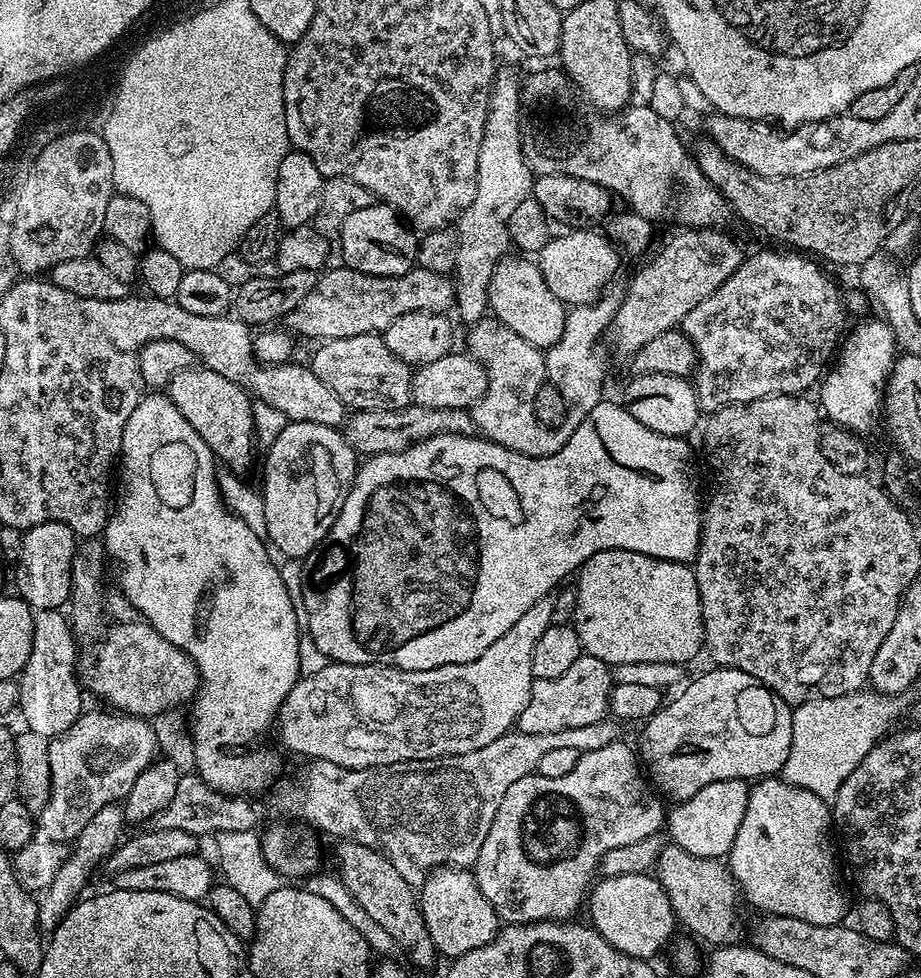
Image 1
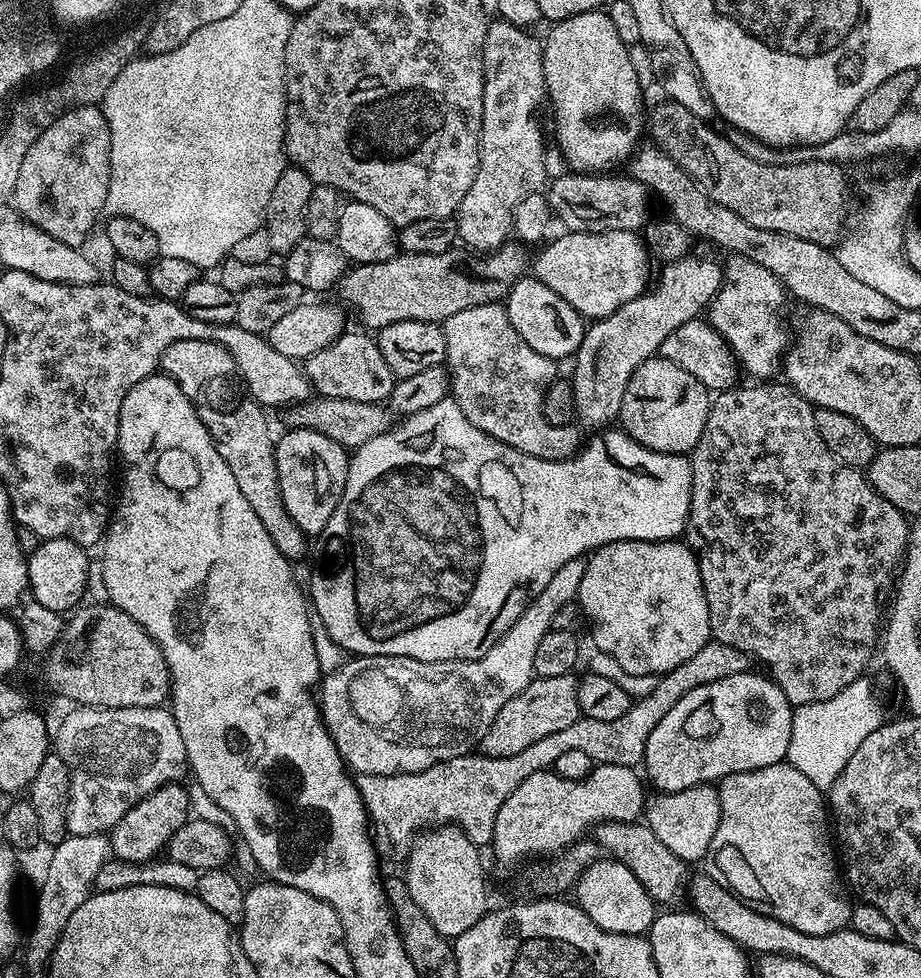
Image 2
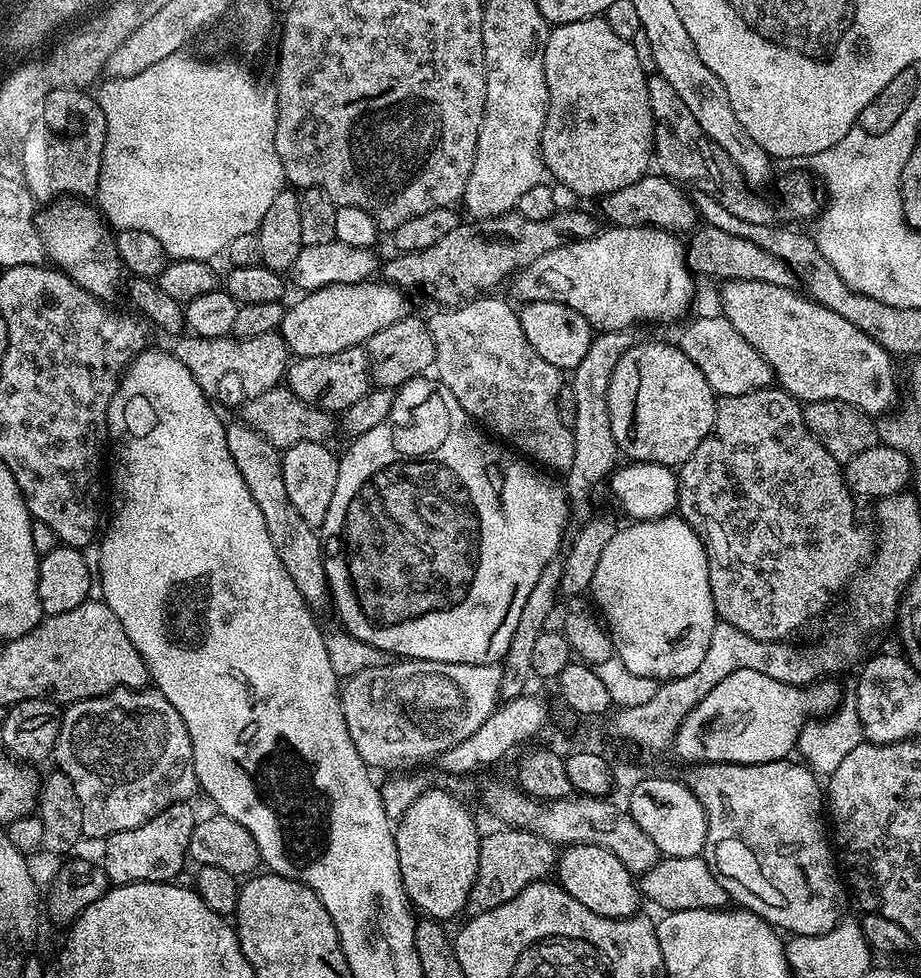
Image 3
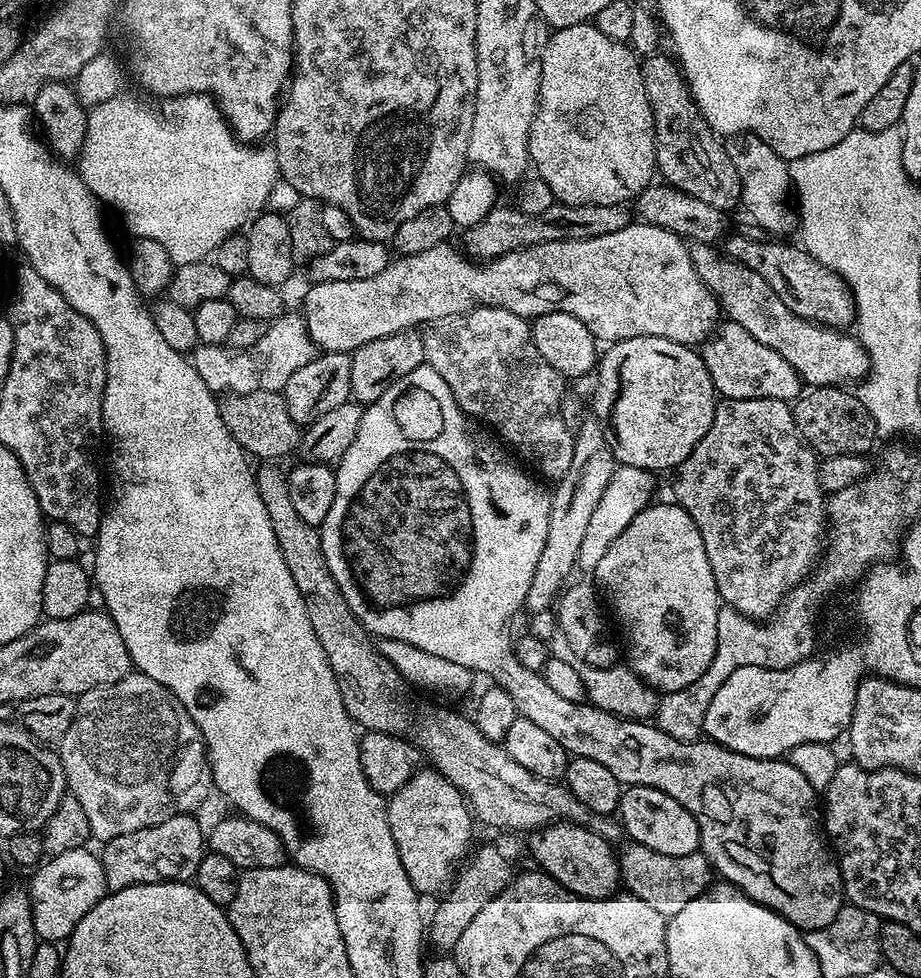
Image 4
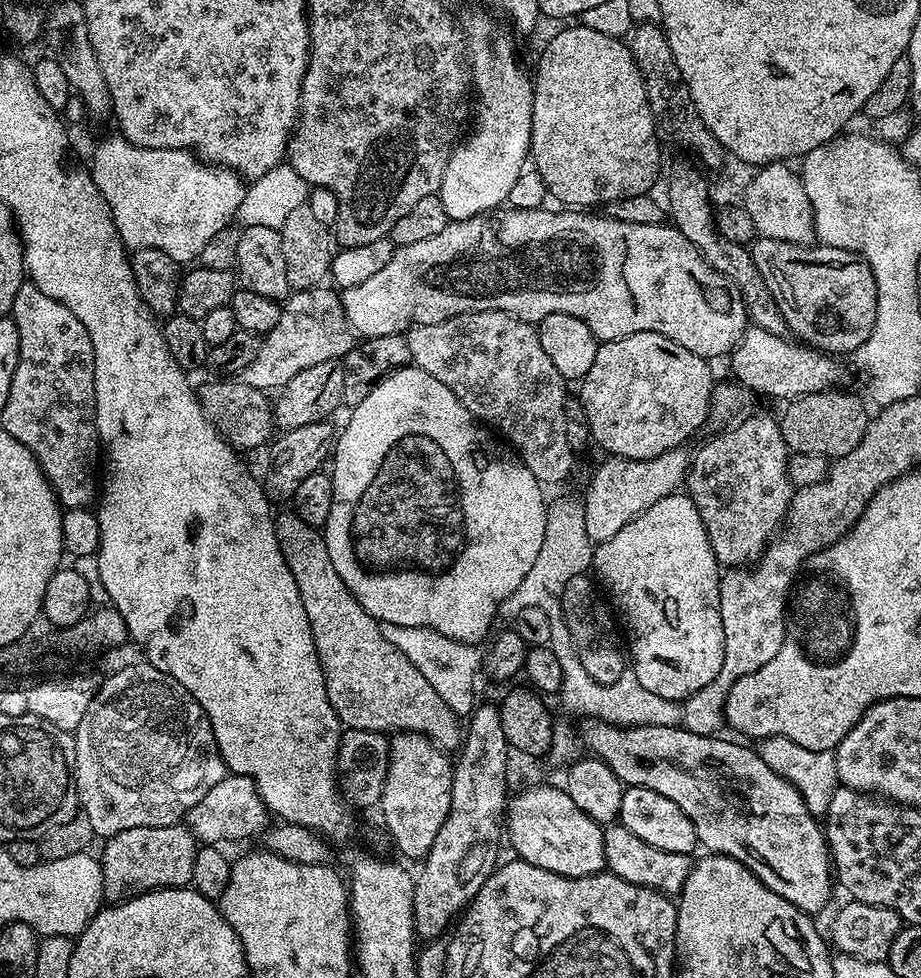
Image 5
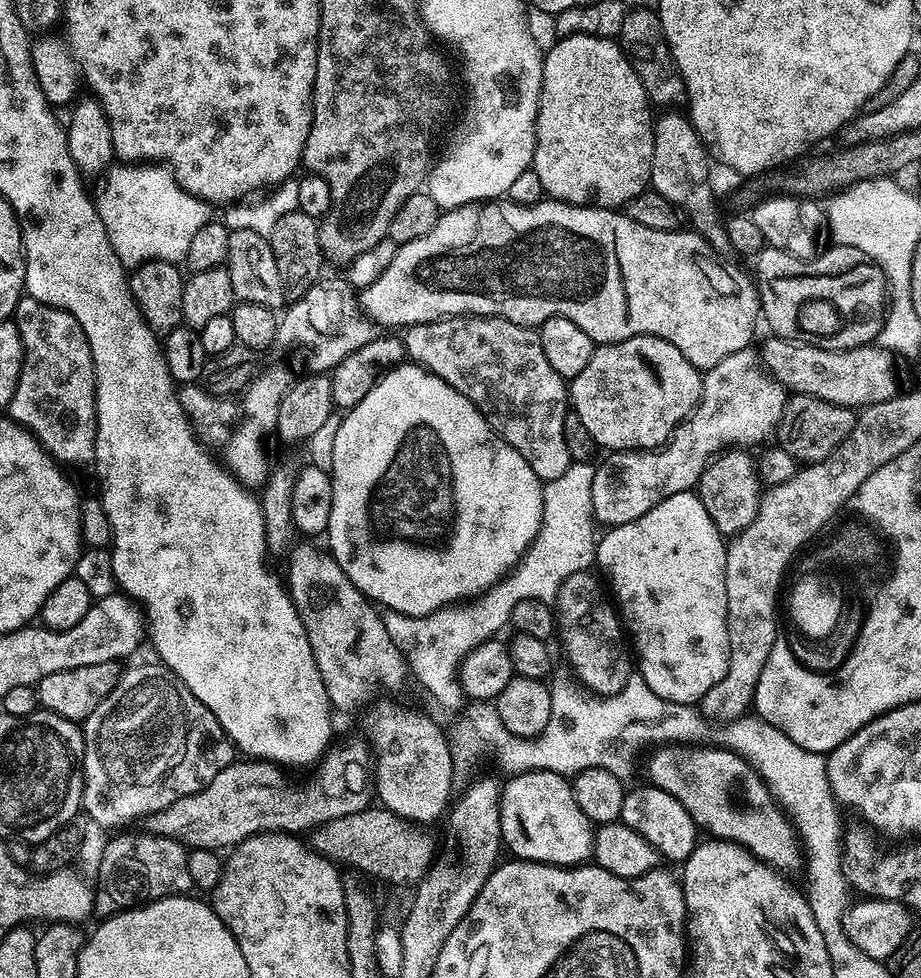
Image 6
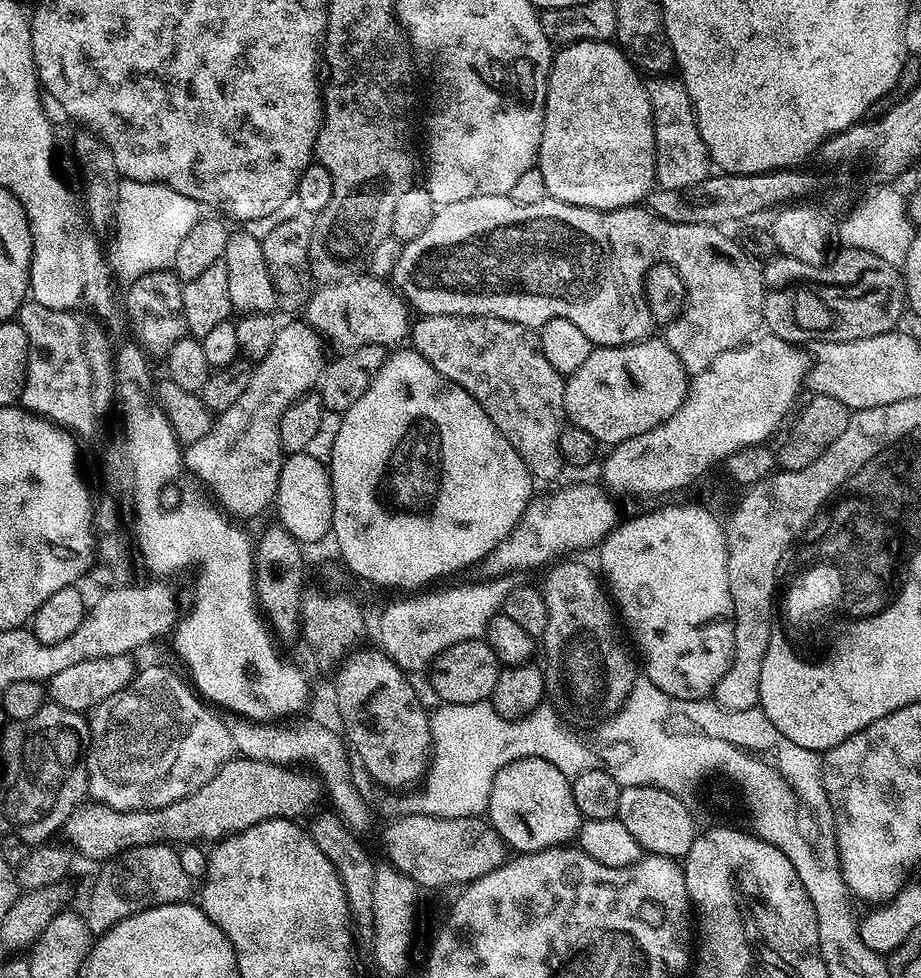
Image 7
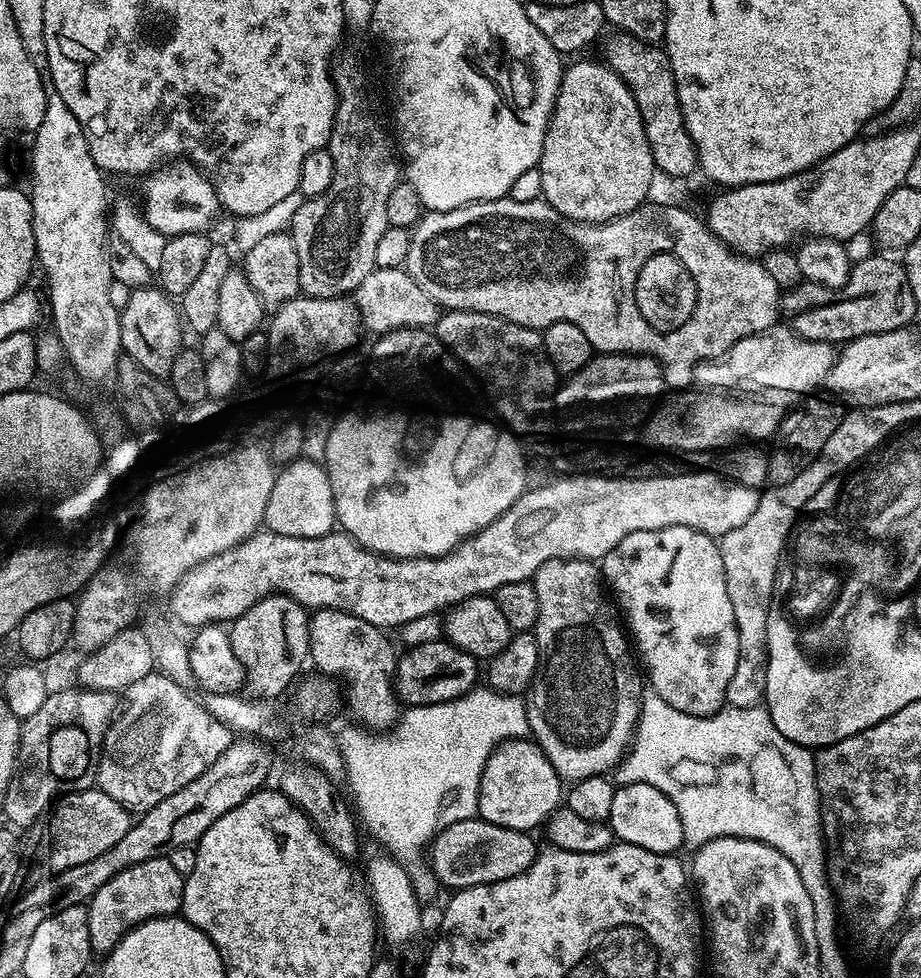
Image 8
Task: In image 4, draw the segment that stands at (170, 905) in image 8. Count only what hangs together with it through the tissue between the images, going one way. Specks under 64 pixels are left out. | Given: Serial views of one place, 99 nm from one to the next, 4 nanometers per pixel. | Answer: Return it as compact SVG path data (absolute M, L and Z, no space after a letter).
M192 814L166 818L166 822L158 822L158 826L134 830L134 834L122 834L107 841L99 857L104 867L108 892L117 892L139 884L191 881L206 851L206 832L200 829L196 818Z

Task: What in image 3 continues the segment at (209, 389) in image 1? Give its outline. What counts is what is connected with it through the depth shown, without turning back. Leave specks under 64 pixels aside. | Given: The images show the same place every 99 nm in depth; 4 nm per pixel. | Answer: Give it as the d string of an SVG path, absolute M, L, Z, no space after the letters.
M229 423L224 433L230 458L234 458L234 466L238 466L238 474L242 474L242 482L246 484L246 490L250 490L250 498L254 498L258 510L262 512L262 522L270 532L270 542L274 544L274 550L278 550L278 558L282 566L286 566L286 574L294 578L294 586L298 594L302 594L309 608L327 609L330 604L330 593L328 579L324 573L322 541L317 529L307 524L286 498L286 486L282 482L280 466L281 453L273 444L266 442L266 438L262 438L249 424Z

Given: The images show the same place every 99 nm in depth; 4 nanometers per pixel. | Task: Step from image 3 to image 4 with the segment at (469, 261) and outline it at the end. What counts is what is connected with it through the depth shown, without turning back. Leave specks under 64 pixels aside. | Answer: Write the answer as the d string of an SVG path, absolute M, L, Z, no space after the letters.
M557 202L550 206L550 210L546 210L542 214L526 214L515 206L500 207L493 207L492 211L486 214L486 218L482 218L482 222L478 222L474 227L463 229L464 244L462 243L462 248L469 257L480 262L487 262L507 252L542 242L598 238L602 234L614 234L614 230L622 230L634 220L633 213L623 204L598 206L597 204Z

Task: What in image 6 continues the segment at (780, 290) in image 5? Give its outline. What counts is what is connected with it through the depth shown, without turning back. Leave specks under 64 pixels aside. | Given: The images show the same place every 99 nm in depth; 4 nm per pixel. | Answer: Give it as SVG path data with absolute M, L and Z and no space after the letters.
M836 244L828 246L821 251L820 255L815 256L813 260L799 260L790 254L786 254L777 248L765 246L754 257L756 264L756 272L754 271L754 279L756 282L756 290L760 293L760 311L762 313L763 323L768 323L768 332L773 336L780 336L784 340L791 340L801 344L812 344L816 348L825 348L831 352L845 352L851 348L862 348L871 345L873 341L879 337L882 326L884 325L884 316L888 313L888 304L890 301L890 289L886 274L882 274L882 270L873 260L869 260L866 254L862 254L862 250L854 250L854 246L846 246L845 244Z

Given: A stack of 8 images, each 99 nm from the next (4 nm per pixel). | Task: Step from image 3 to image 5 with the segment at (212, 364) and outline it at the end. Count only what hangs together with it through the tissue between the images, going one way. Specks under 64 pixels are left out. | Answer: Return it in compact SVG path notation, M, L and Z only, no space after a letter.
M317 286L293 291L283 301L278 326L274 326L274 330L261 339L258 354L254 362L246 366L242 379L255 388L279 390L290 382L290 378L294 378L294 374L310 366L318 366L318 362L345 357L354 347L352 339L354 333L344 317L341 297L331 287Z

